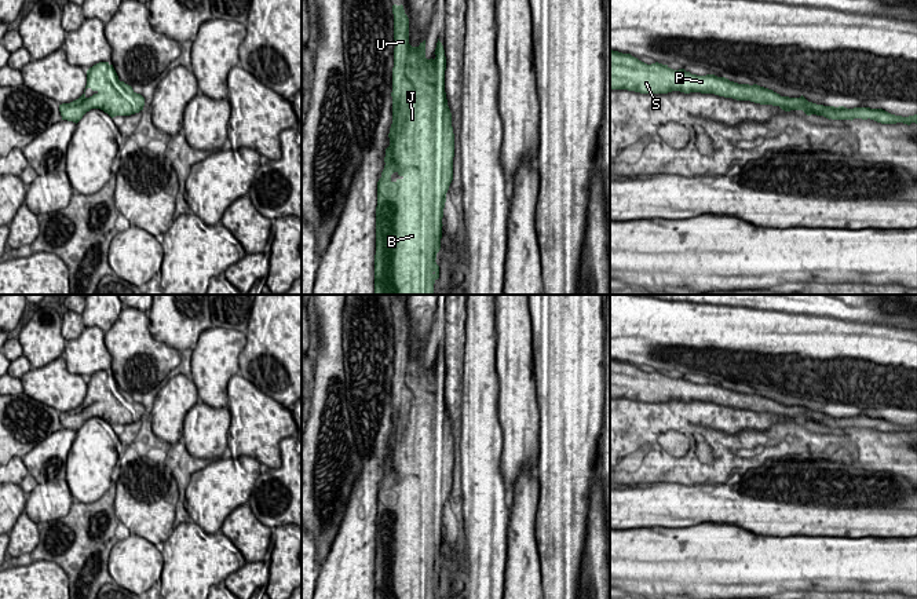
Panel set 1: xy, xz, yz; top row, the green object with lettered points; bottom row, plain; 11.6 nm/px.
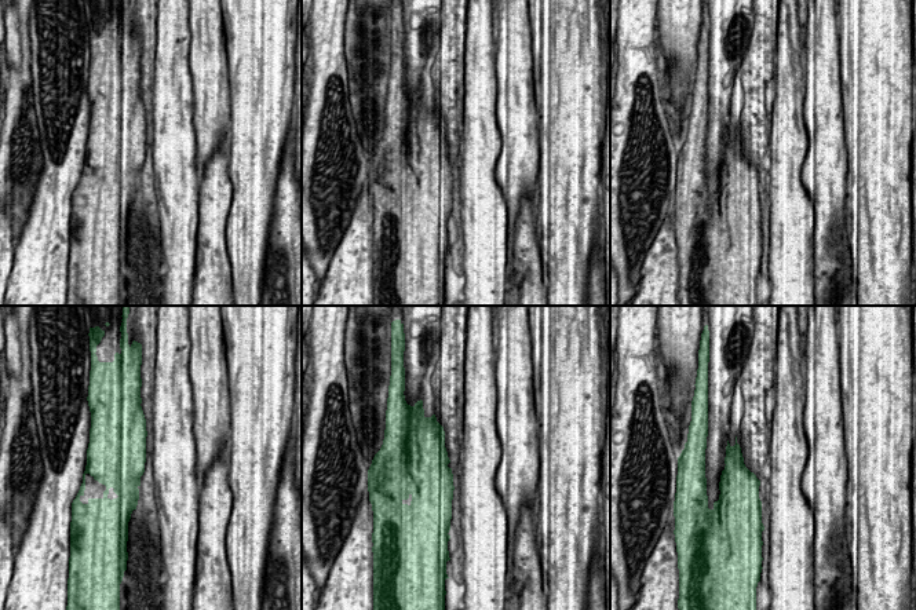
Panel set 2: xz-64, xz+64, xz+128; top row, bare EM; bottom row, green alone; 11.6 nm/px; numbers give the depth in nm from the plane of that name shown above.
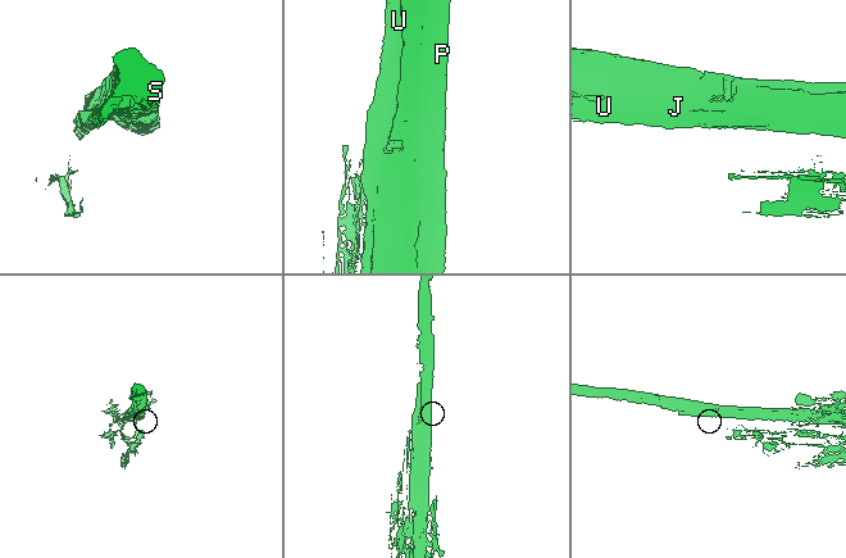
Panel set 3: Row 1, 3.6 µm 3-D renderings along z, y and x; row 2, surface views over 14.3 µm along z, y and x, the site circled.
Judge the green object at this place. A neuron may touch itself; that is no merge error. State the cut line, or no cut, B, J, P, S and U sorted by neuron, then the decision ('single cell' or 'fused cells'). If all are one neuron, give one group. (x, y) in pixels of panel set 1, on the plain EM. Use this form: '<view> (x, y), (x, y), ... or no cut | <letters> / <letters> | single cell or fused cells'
no cut | B J P S U | single cell

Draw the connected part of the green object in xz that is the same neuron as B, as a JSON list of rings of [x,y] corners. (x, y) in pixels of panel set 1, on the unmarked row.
[[[392,314],[394,376],[392,376],[392,432],[390,454],[386,457],[384,478],[377,490],[375,599],[434,599],[439,587],[436,562],[441,558],[442,526],[446,501],[453,489],[454,442],[452,421],[445,401],[446,365],[438,347],[435,366],[425,366],[425,348],[419,355],[409,353],[409,326],[403,314]]]

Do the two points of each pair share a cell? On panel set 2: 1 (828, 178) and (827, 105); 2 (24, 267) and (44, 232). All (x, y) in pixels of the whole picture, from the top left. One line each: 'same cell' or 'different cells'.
1: same cell
2: same cell

